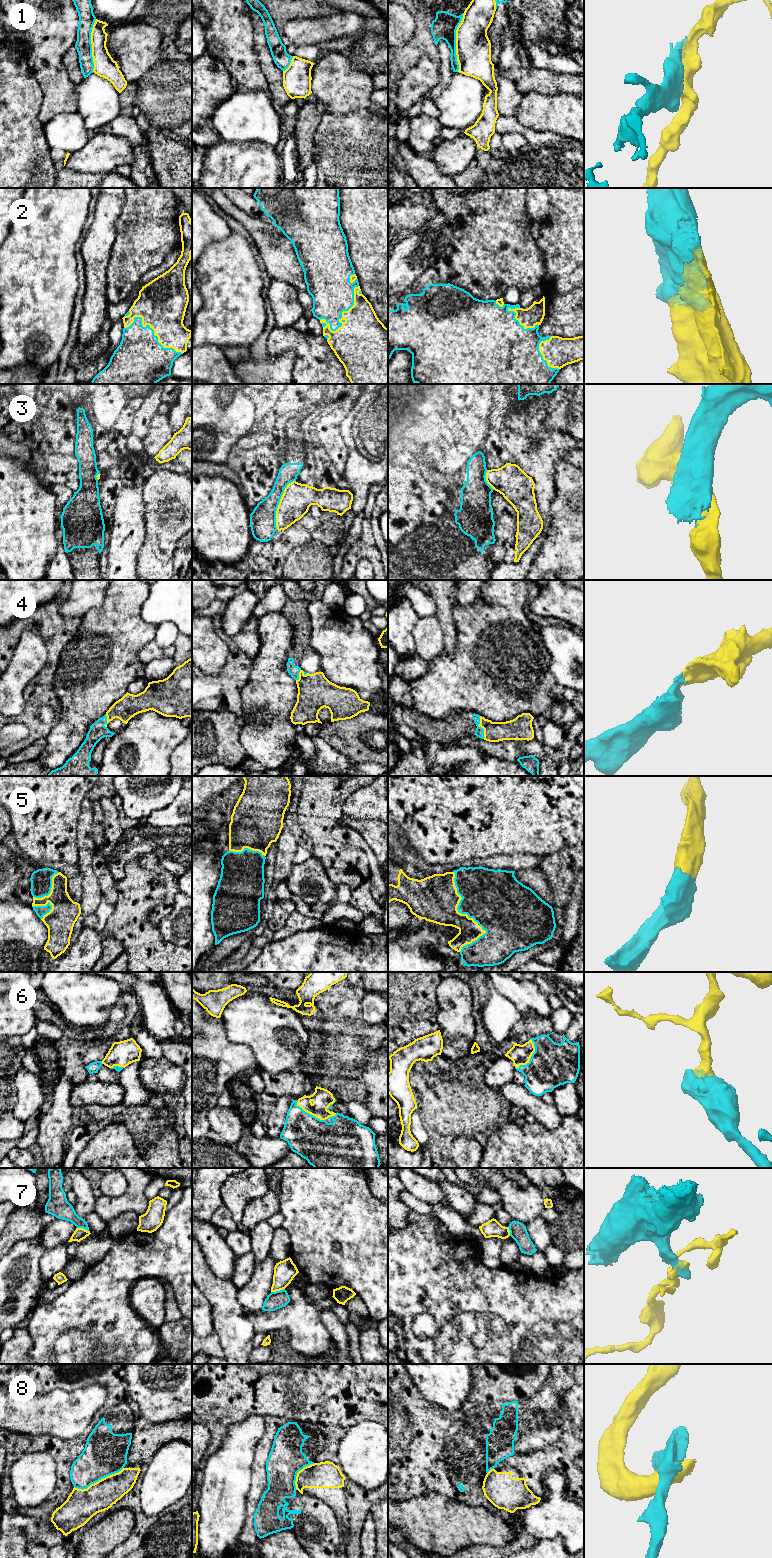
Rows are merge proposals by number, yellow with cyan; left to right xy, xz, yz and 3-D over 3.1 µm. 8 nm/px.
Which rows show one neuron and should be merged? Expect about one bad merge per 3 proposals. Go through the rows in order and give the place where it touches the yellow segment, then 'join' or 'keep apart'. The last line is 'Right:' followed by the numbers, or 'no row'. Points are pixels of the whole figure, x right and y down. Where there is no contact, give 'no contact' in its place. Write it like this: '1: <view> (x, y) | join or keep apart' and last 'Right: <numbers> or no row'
1: yz (456, 42) | keep apart
2: xz (342, 314) | join
3: xz (279, 503) | keep apart
4: yz (481, 727) | join
5: yz (466, 914) | join
6: yz (531, 1055) | join
7: xz (277, 1290) | keep apart
8: xy (99, 1480) | keep apart
Right: 2, 4, 5, 6

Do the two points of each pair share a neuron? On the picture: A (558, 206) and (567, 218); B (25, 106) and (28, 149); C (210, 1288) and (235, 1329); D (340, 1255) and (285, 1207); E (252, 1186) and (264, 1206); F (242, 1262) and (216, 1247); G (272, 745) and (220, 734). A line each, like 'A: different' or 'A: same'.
A: same
B: same
C: same
D: same
E: different
F: different
G: different

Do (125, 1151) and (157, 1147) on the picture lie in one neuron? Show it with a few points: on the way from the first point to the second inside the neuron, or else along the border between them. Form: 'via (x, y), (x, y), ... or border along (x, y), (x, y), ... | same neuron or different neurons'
border along (126, 1128), (142, 1157) | different neurons

